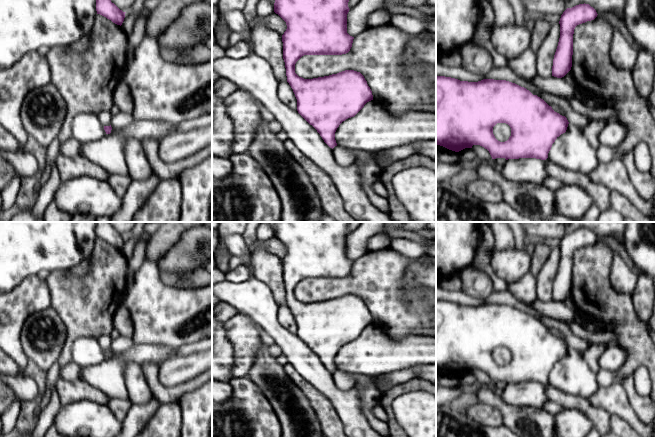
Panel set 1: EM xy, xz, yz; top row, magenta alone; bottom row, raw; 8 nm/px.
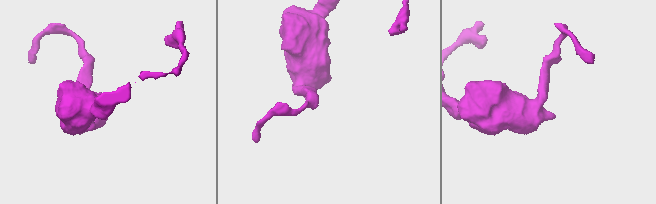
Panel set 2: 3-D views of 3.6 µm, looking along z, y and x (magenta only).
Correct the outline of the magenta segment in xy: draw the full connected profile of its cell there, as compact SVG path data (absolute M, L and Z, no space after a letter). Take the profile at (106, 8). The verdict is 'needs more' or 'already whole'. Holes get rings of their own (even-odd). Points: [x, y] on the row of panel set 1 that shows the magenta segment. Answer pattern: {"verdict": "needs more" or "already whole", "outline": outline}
{"verdict": "already whole", "outline": "M96 0L96 11L117 25L122 25L125 13L120 10L111 0Z"}

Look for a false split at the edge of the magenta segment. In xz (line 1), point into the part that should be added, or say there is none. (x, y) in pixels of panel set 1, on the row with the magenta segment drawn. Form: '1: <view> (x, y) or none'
1: none

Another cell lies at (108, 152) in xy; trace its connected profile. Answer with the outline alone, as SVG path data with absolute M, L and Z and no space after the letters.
M134 119L115 134L106 134L103 138L81 145L80 155L96 163L110 174L128 175L125 160L125 141L137 140L142 143L145 139L161 141L174 134L178 125L168 122Z

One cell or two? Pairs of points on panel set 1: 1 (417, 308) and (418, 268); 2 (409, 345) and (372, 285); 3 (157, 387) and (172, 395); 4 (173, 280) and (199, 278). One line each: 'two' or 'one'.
1: two
2: two
3: one
4: one

